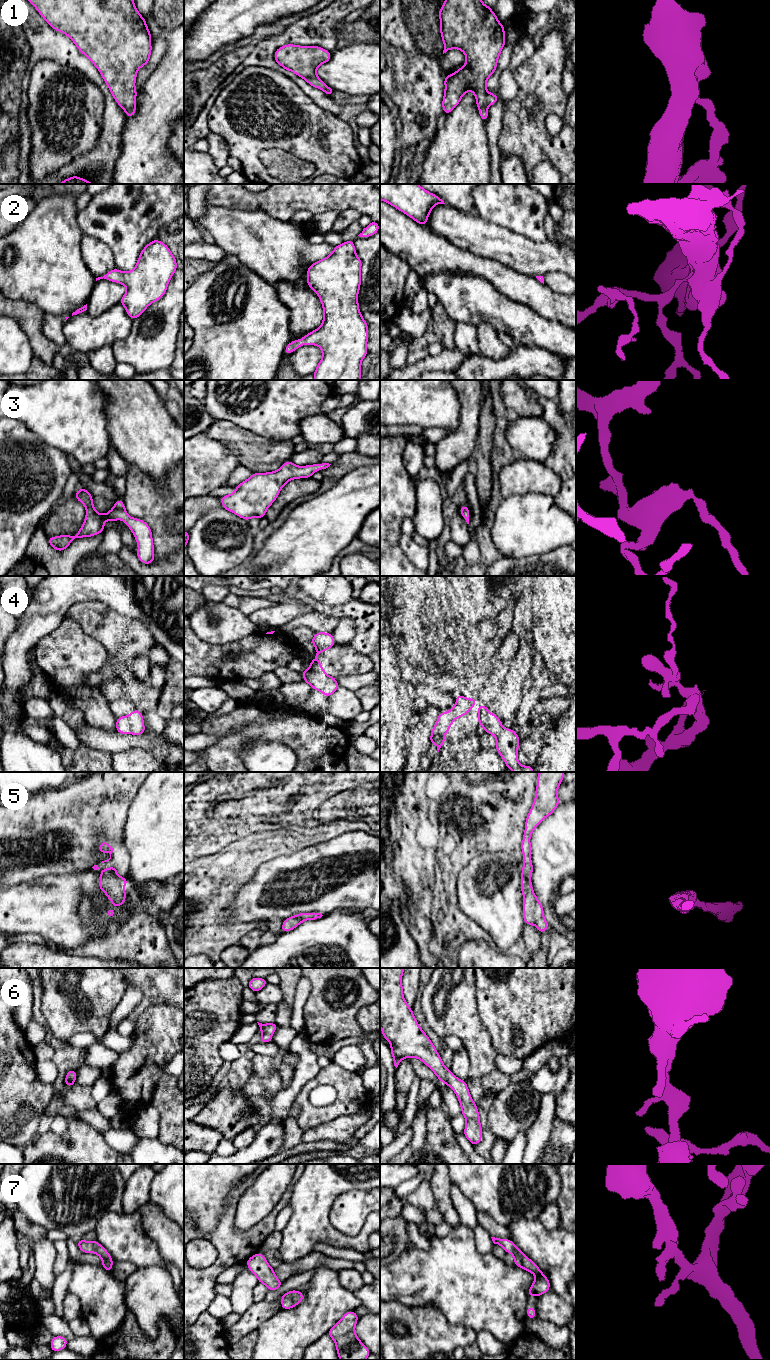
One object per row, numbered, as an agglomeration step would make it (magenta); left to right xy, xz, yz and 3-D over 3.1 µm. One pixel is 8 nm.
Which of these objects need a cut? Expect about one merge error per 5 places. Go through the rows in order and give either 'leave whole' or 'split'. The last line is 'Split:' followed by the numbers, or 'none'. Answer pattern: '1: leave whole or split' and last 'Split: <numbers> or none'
1: split
2: leave whole
3: leave whole
4: leave whole
5: leave whole
6: leave whole
7: leave whole
Split: 1

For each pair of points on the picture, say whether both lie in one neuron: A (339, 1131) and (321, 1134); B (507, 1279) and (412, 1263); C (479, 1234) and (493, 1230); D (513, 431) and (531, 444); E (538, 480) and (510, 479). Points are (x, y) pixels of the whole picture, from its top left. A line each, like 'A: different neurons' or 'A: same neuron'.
A: same neuron
B: same neuron
C: different neurons
D: same neuron
E: same neuron

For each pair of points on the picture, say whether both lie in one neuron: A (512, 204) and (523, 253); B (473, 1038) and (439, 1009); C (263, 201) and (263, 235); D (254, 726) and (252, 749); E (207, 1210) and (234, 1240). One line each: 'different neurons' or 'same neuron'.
A: different neurons
B: same neuron
C: different neurons
D: different neurons
E: different neurons

